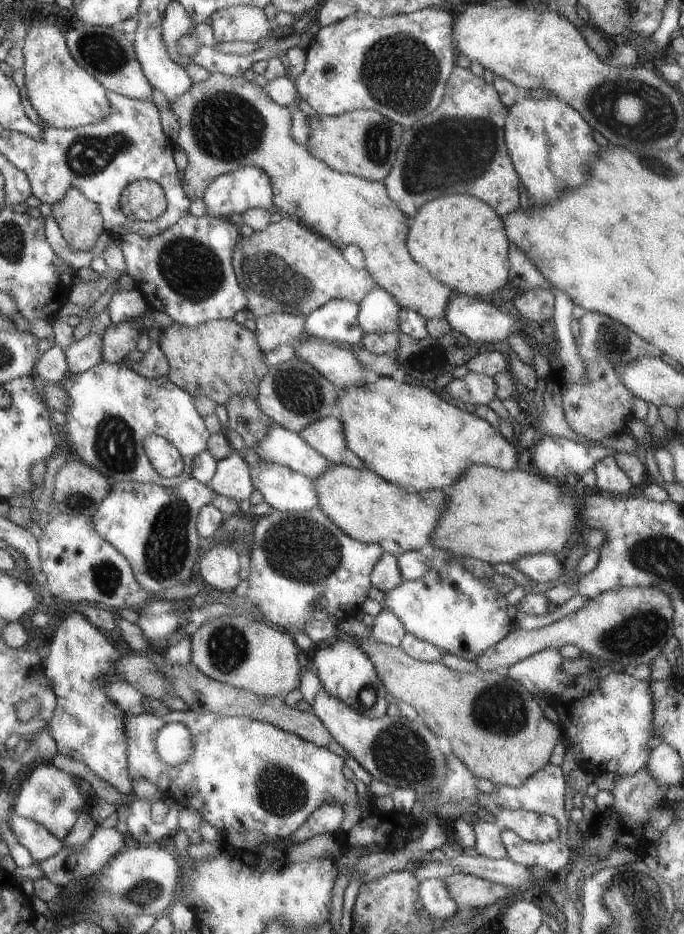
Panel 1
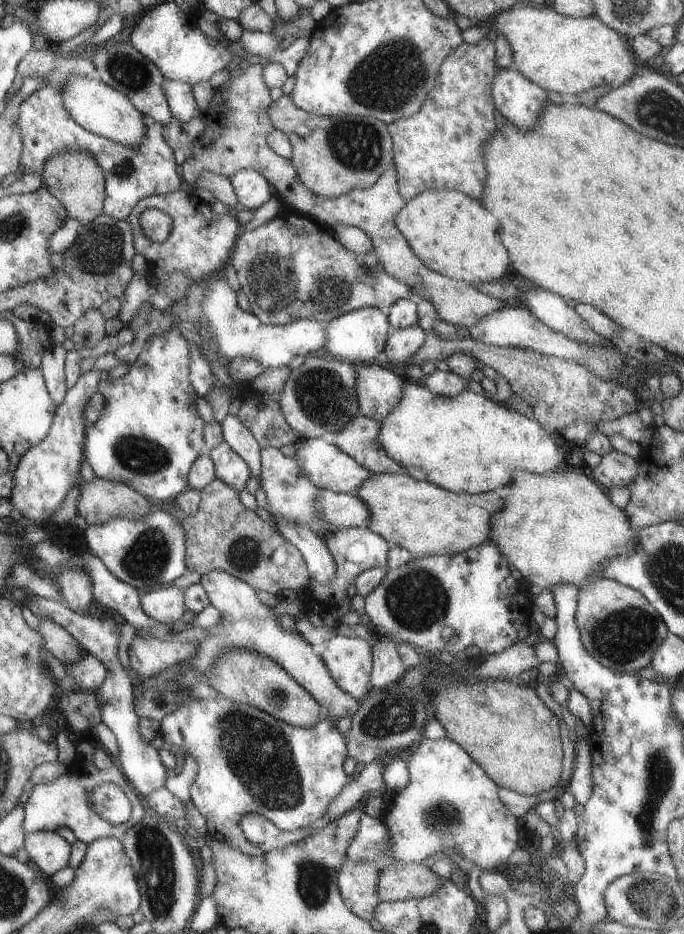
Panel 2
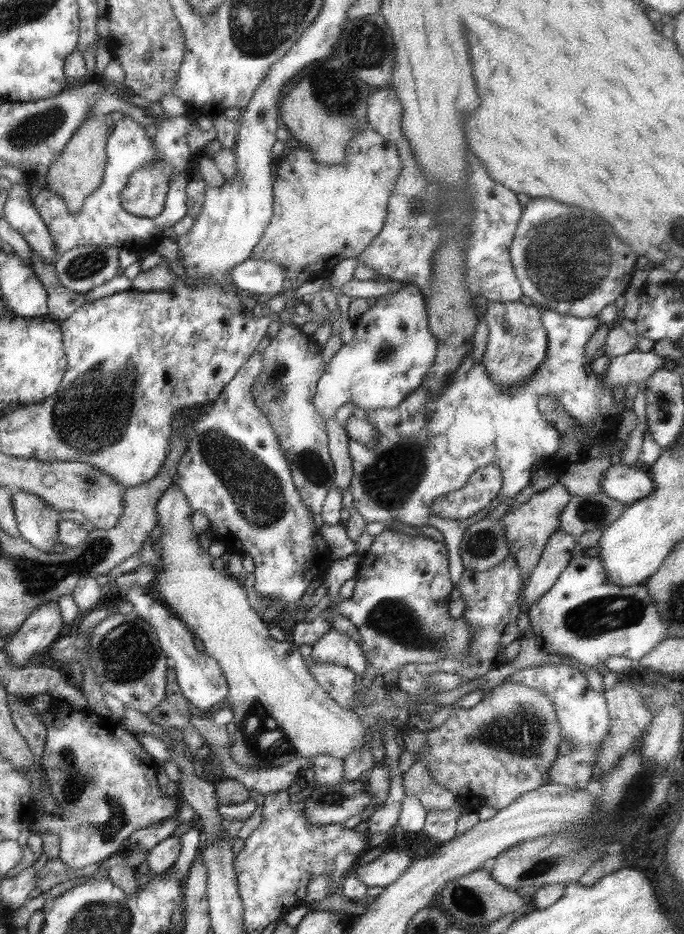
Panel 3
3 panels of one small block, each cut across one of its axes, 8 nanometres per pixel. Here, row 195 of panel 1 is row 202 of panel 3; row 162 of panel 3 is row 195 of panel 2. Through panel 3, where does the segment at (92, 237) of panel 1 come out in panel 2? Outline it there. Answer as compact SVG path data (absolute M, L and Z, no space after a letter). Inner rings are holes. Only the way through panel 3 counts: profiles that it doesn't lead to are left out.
M77 148L73 152L59 152L51 156L43 166L41 182L49 190L49 194L53 194L63 204L67 218L77 220L81 226L91 224L91 220L103 214L105 176L89 152L81 152Z

